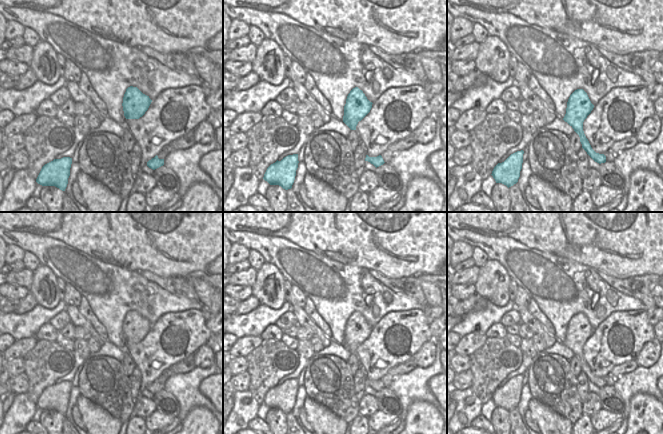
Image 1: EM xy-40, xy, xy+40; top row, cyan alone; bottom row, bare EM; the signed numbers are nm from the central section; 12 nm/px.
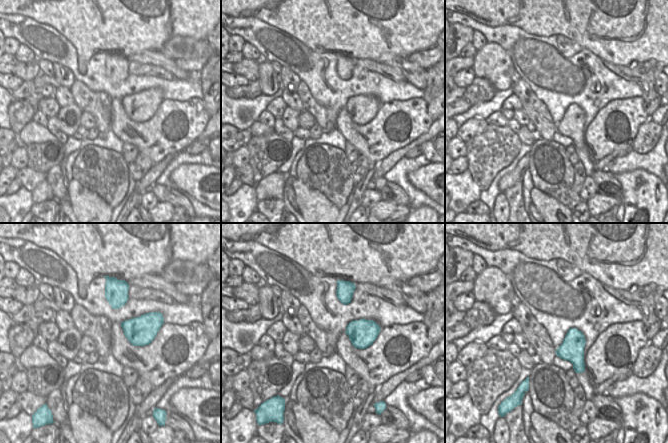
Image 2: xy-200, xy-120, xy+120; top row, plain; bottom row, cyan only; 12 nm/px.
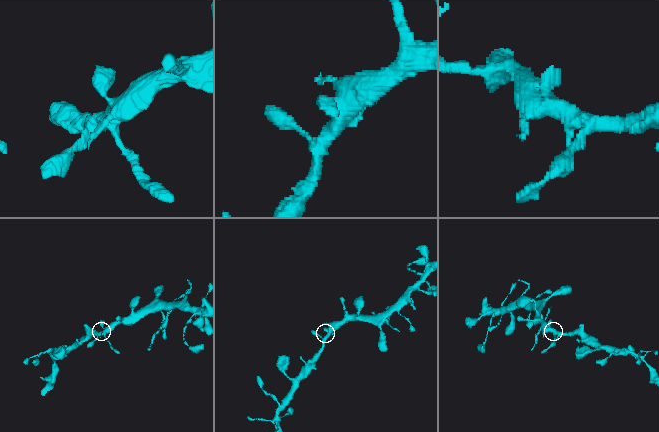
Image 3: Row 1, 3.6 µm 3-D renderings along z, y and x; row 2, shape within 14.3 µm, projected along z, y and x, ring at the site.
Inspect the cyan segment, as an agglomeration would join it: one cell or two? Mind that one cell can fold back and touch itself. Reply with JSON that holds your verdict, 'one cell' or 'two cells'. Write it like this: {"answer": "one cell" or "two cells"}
{"answer": "one cell"}

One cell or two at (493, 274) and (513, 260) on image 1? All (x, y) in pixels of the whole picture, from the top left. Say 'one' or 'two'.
two

